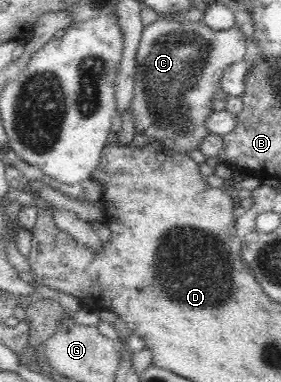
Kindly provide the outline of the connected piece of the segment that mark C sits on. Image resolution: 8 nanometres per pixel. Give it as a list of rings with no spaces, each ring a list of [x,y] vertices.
[[[158,19],[143,27],[136,55],[137,69],[131,104],[136,130],[140,134],[146,134],[150,143],[161,148],[171,148],[184,153],[186,150],[198,149],[202,138],[209,134],[204,127],[204,120],[212,112],[210,101],[214,99],[214,92],[220,90],[224,68],[244,60],[246,39],[236,23],[226,30],[214,30],[202,23],[202,20],[178,22]]]

